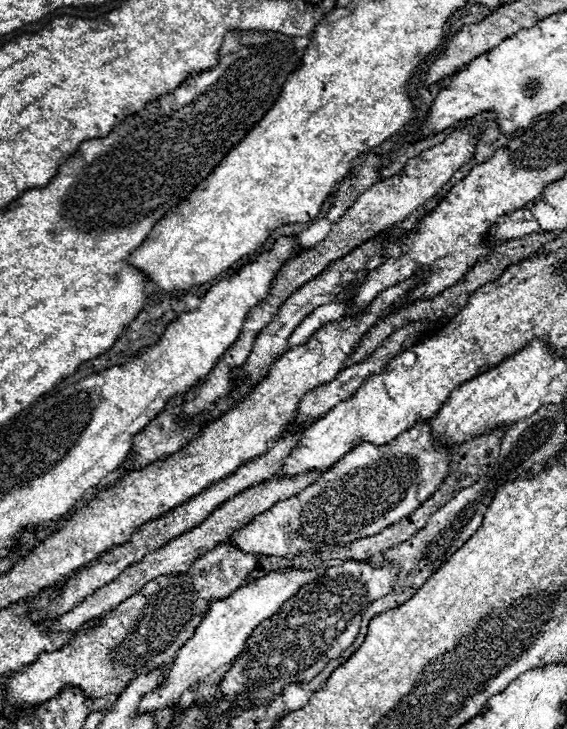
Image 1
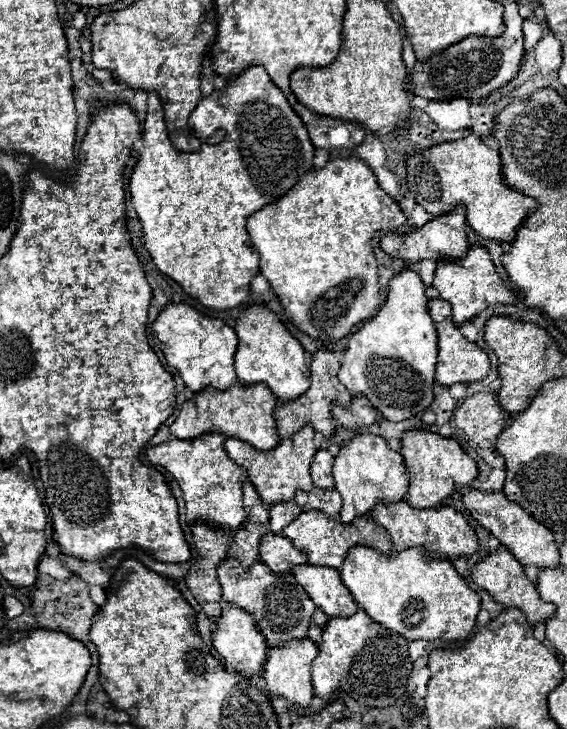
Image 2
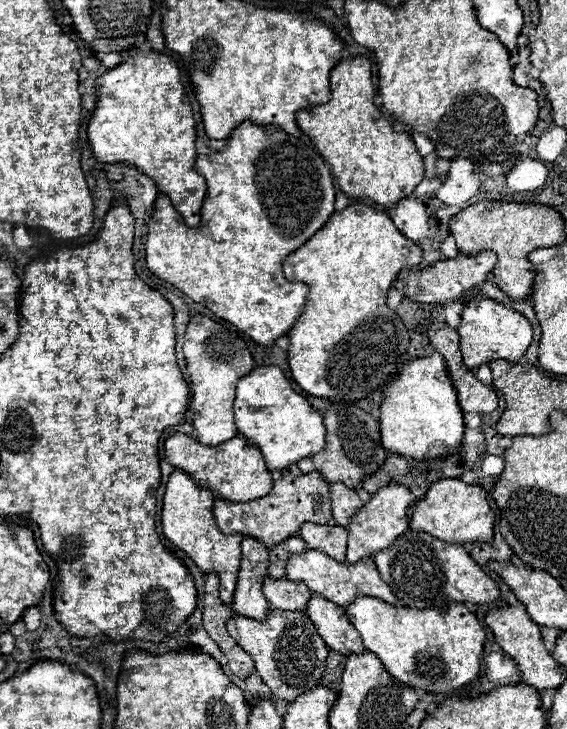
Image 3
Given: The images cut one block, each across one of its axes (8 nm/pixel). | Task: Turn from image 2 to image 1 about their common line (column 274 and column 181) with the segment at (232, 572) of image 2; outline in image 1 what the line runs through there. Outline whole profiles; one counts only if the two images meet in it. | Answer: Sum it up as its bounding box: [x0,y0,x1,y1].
[2,542,258,712]

